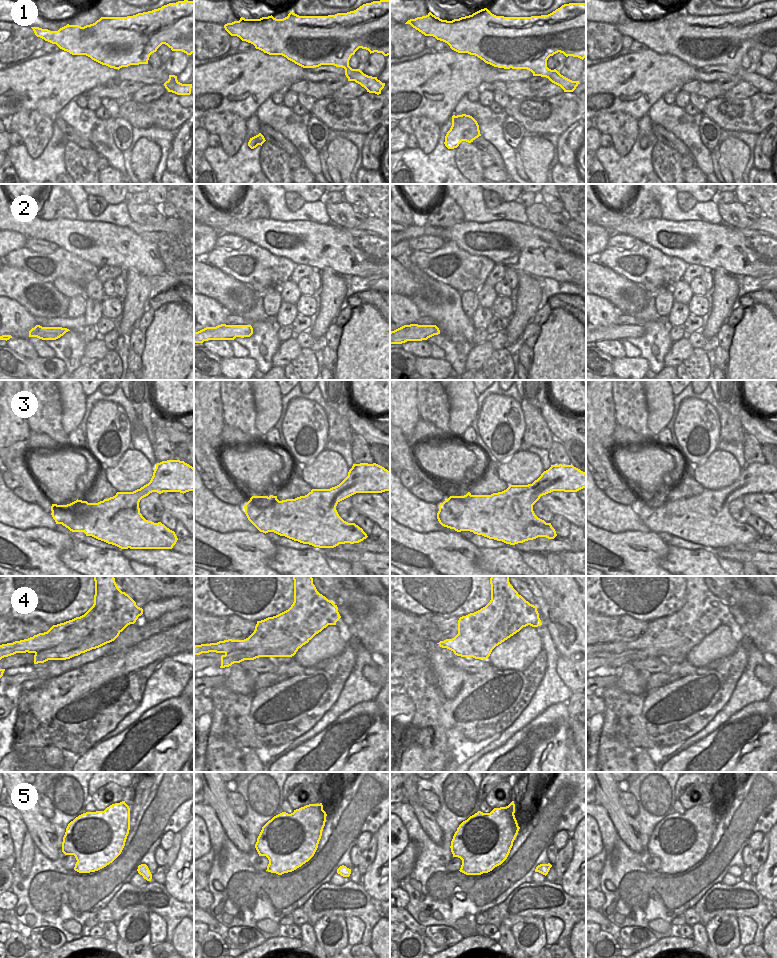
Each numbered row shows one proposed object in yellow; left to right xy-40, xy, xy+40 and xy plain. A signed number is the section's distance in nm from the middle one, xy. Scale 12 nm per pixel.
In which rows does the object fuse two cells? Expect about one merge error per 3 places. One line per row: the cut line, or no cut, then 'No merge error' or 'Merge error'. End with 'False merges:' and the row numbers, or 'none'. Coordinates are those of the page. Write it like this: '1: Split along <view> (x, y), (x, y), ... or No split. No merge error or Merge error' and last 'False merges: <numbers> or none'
1: No split. No merge error
2: No split. No merge error
3: No split. No merge error
4: Split along xy-40 (119, 631), (94, 629), (86, 635), (68, 639), (35, 653). Merge error
5: No split. No merge error
False merges: 4

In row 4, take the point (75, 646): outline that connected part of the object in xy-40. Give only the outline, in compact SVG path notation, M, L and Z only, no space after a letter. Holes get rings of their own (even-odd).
M96 629L87 636L68 640L52 649L36 652L34 655L34 664L44 663L48 660L61 660L61 656L66 653L76 655L82 651L89 650L91 644L102 642L105 645L114 641L119 634L119 631L112 629Z

